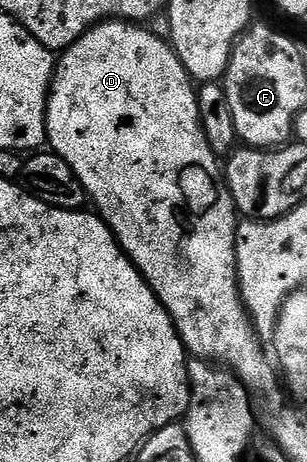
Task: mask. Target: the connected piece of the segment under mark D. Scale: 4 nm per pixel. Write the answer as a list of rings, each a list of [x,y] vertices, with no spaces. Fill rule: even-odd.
[[[104,21],[91,27],[72,47],[67,48],[58,56],[55,75],[51,78],[51,96],[47,98],[47,143],[50,150],[61,156],[69,165],[69,169],[73,169],[73,173],[77,173],[93,207],[95,203],[94,210],[99,218],[107,224],[107,228],[115,234],[119,248],[128,255],[131,264],[141,272],[143,280],[163,303],[164,309],[174,321],[177,333],[188,352],[196,360],[218,361],[220,364],[226,365],[248,392],[271,391],[275,387],[275,379],[277,383],[277,371],[269,355],[269,360],[267,360],[267,355],[263,352],[262,345],[259,344],[260,336],[257,334],[255,326],[251,324],[251,316],[243,306],[243,297],[239,294],[239,267],[235,264],[235,234],[240,220],[237,218],[231,190],[227,187],[224,168],[215,152],[212,151],[209,141],[205,137],[205,129],[201,125],[196,84],[187,74],[185,65],[181,65],[170,42],[166,38],[158,39],[153,32],[146,31],[147,29],[146,26],[138,23]]]

